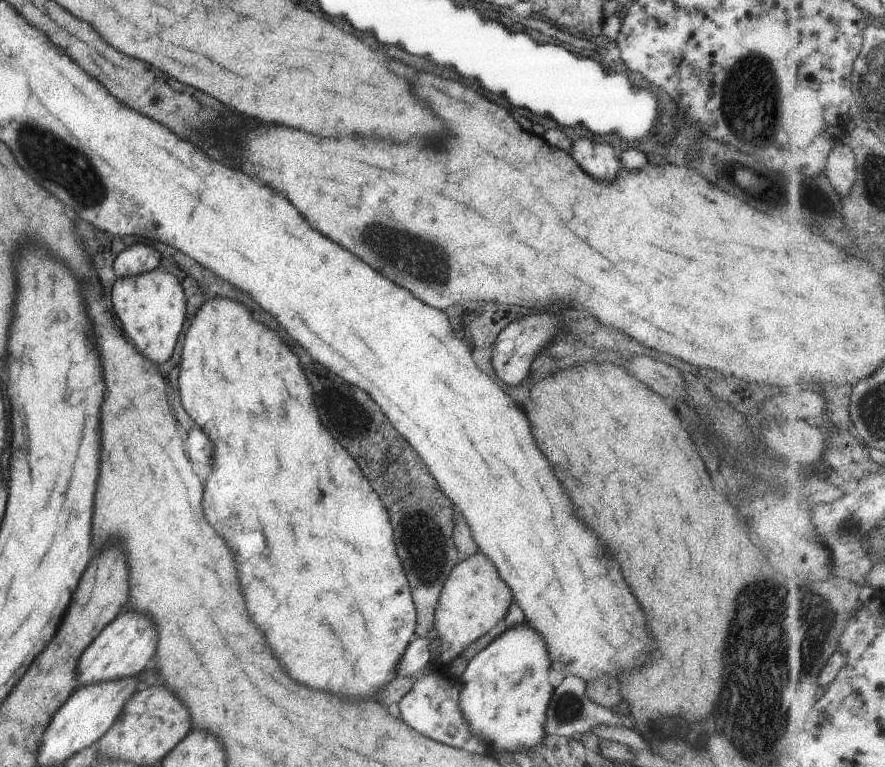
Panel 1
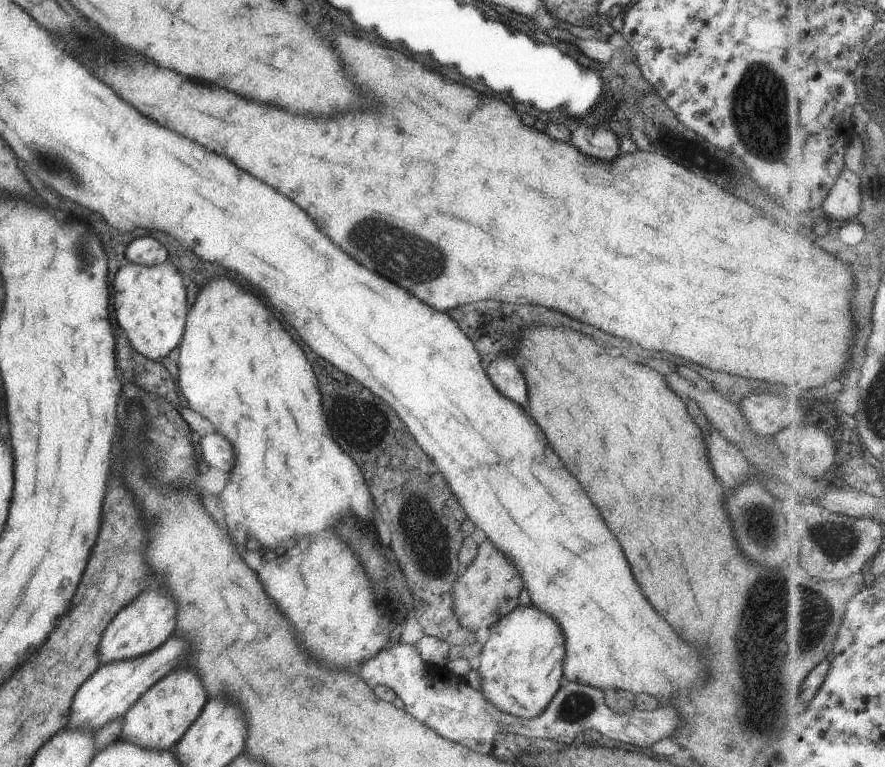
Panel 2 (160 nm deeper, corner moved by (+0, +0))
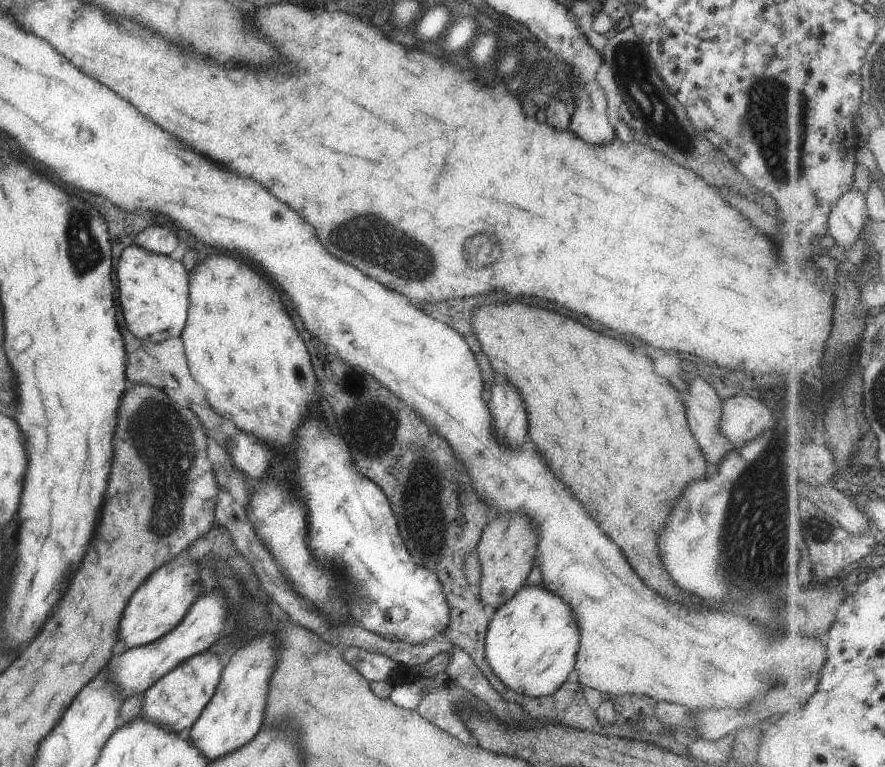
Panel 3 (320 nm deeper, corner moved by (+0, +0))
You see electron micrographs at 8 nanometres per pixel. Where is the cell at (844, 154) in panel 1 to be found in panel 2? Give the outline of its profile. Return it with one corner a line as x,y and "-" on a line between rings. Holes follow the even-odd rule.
845,169
831,194
826,198
822,210
828,221
856,222
857,216
863,210
861,176

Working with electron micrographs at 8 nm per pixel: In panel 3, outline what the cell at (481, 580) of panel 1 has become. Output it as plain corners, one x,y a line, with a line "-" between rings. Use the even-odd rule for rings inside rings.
519,513
494,515
483,527
475,550
480,562
477,594
483,606
487,604
496,609
525,584
536,557
537,536
535,534
530,520
527,517
520,517

